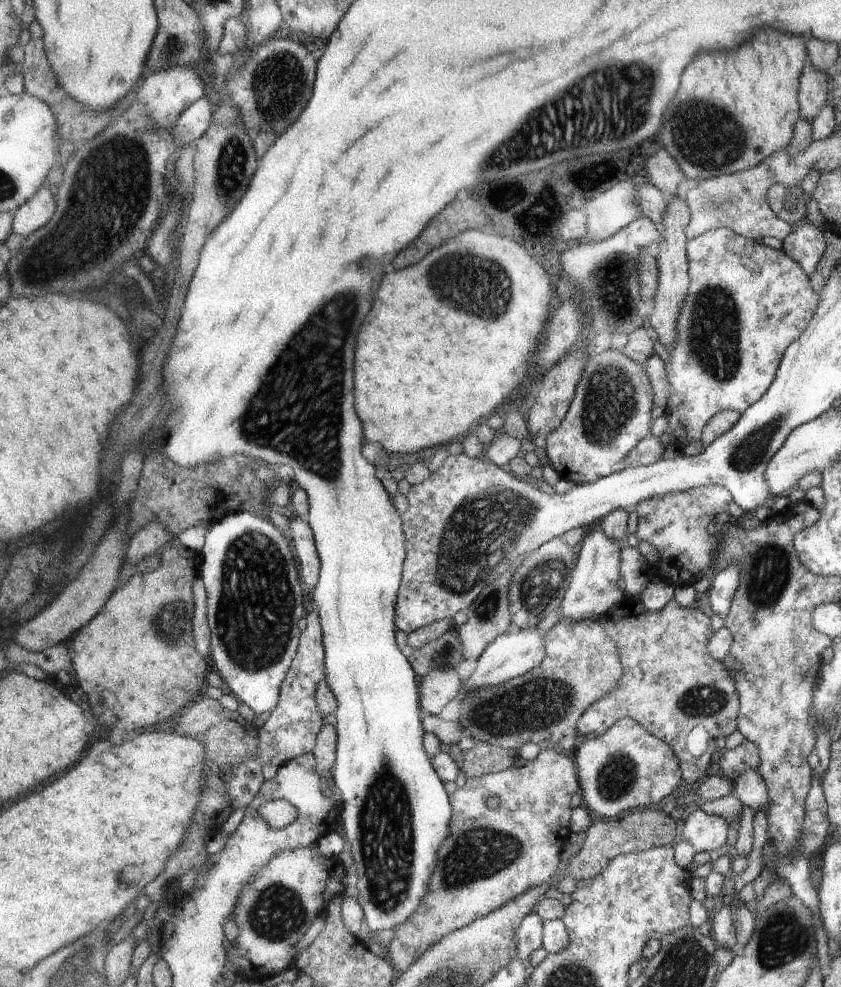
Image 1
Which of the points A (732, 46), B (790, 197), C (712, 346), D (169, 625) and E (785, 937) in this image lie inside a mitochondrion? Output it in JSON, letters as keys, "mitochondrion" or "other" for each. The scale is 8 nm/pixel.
{"A":"other","B":"other","C":"mitochondrion","D":"mitochondrion","E":"mitochondrion"}

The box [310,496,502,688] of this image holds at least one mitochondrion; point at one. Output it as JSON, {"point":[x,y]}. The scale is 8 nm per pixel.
{"point":[443,655]}

